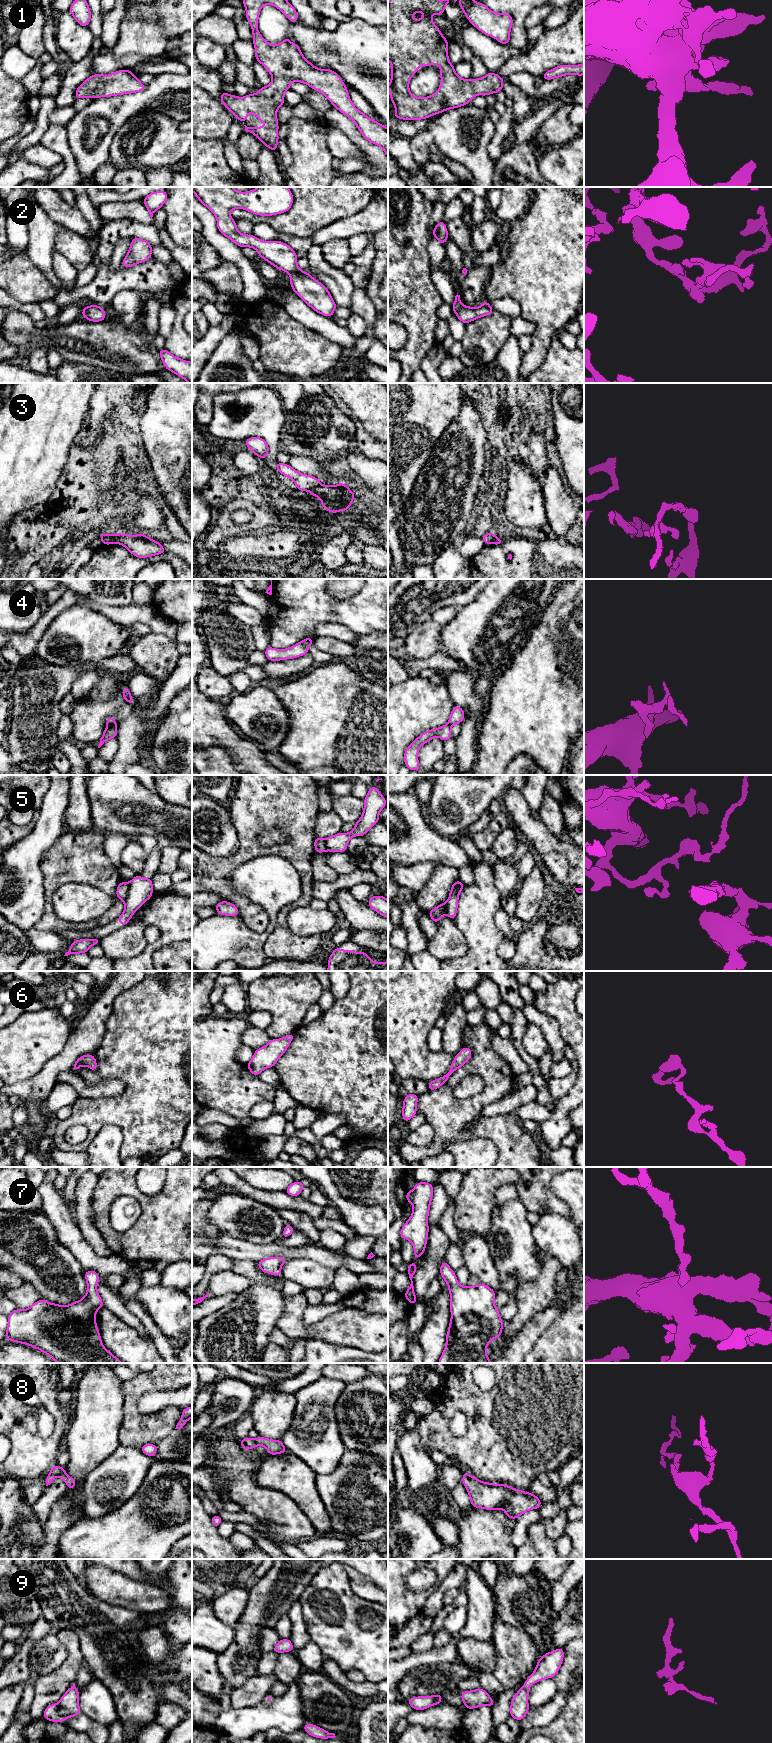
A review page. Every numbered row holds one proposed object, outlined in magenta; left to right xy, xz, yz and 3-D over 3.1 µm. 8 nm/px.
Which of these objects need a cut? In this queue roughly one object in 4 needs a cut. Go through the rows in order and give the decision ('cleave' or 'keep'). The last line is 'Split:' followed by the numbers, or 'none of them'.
1: keep
2: keep
3: cleave
4: cleave
5: cleave
6: keep
7: keep
8: keep
9: keep
Split: 3, 4, 5

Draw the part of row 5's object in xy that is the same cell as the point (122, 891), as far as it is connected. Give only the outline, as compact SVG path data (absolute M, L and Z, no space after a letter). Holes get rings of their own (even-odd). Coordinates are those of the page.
M120 882L117 886L116 896L121 901L124 901L127 898L129 893L129 883L128 882Z

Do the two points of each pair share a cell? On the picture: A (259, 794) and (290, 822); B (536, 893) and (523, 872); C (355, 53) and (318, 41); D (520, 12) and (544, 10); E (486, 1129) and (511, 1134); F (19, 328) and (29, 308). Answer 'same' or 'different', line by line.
A: same
B: different
C: same
D: different
E: same
F: different

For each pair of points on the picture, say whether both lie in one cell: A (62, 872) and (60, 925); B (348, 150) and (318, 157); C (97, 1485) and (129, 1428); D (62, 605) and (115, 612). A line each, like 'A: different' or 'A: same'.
A: same
B: different
C: different
D: different

